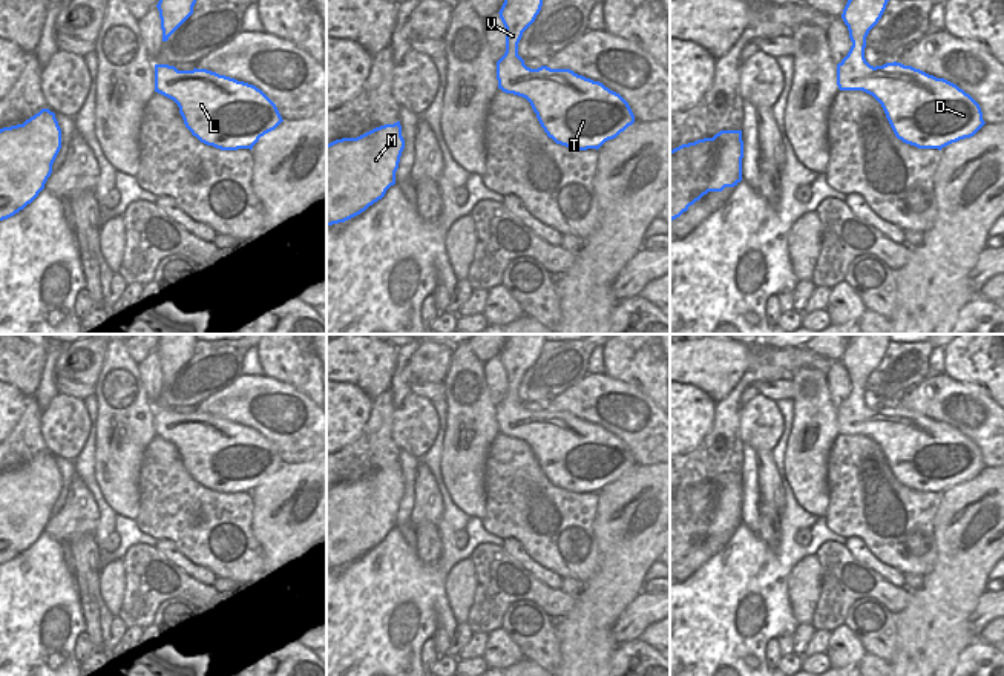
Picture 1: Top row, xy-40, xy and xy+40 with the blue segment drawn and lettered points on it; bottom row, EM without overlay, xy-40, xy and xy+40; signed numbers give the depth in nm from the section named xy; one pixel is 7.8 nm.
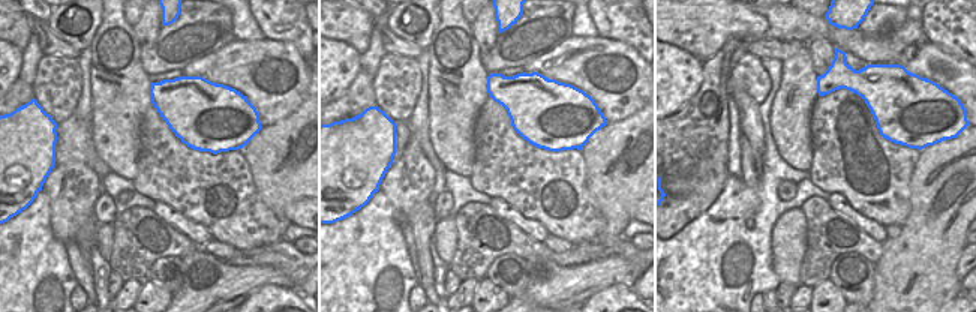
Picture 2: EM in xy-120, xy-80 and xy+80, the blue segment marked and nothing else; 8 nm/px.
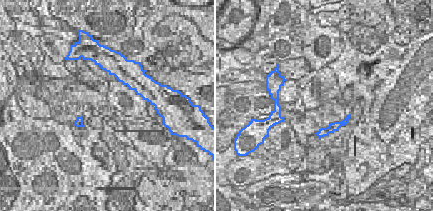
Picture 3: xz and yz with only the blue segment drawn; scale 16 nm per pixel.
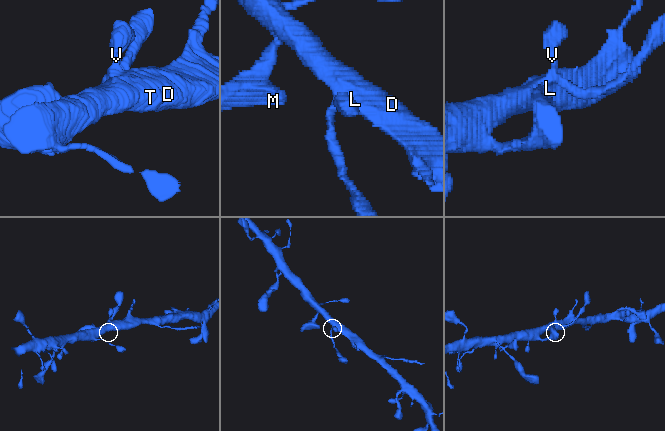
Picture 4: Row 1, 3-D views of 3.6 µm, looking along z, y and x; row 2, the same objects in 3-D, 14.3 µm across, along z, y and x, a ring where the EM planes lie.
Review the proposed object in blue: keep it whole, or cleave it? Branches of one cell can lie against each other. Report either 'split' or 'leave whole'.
split

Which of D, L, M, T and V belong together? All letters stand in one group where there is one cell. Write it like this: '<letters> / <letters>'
D L M T / V

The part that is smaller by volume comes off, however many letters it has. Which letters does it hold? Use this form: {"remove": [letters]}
{"remove": ["V"]}

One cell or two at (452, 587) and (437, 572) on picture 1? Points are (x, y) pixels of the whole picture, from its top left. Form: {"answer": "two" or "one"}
{"answer": "two"}

